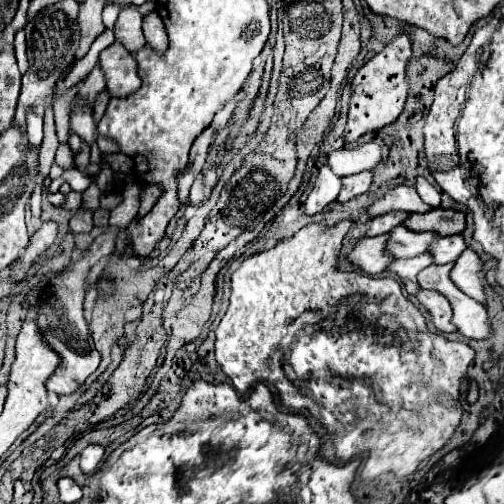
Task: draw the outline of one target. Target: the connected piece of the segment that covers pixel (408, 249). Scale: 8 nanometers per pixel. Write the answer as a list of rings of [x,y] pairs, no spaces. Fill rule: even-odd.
[[[395,227],[393,231],[387,233],[389,243],[385,247],[385,251],[389,251],[389,255],[393,257],[415,257],[419,253],[427,253],[427,245],[433,237],[437,237],[435,233],[415,233],[409,231],[407,227]]]

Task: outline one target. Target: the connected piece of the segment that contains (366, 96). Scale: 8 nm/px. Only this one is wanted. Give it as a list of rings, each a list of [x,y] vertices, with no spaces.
[[[405,33],[397,35],[391,43],[383,47],[381,53],[377,53],[373,59],[369,59],[353,77],[351,83],[351,99],[349,99],[349,113],[347,113],[347,125],[343,139],[353,143],[361,135],[377,131],[385,125],[391,125],[399,113],[403,111],[409,83],[405,77],[405,67],[411,57],[411,43]]]

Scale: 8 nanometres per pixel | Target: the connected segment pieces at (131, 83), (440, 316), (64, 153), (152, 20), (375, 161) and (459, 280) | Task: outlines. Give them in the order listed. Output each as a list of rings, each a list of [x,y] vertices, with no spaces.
[[[115,41],[109,49],[99,53],[97,65],[105,75],[105,83],[111,95],[131,95],[139,89],[141,79],[137,75],[137,63],[133,61],[131,53]]]
[[[419,289],[417,291],[417,299],[429,311],[431,321],[433,321],[433,325],[435,325],[437,331],[443,331],[443,333],[457,331],[455,325],[451,323],[451,307],[449,307],[449,301],[441,293]]]
[[[61,143],[61,145],[59,145],[57,155],[55,155],[55,161],[57,161],[63,169],[67,169],[67,167],[75,167],[75,165],[73,165],[73,153],[71,153],[71,149],[69,149],[67,143]]]
[[[147,13],[143,17],[143,33],[145,33],[147,43],[155,51],[165,51],[167,49],[167,33],[165,33],[163,21],[157,13]]]
[[[365,143],[359,149],[339,149],[329,153],[327,163],[331,171],[339,177],[347,177],[353,173],[361,173],[367,169],[375,169],[381,161],[381,147],[377,143]]]
[[[465,249],[453,263],[453,269],[451,269],[451,279],[453,283],[469,297],[473,297],[475,301],[479,303],[485,303],[485,293],[481,289],[481,275],[483,275],[483,269],[481,269],[481,259],[479,255],[473,251],[473,249]]]

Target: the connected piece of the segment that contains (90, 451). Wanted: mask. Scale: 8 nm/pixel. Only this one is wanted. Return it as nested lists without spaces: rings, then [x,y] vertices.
[[[91,443],[87,445],[83,451],[81,451],[81,469],[85,475],[91,475],[95,469],[99,469],[101,461],[103,461],[103,447],[97,445],[97,443]]]

